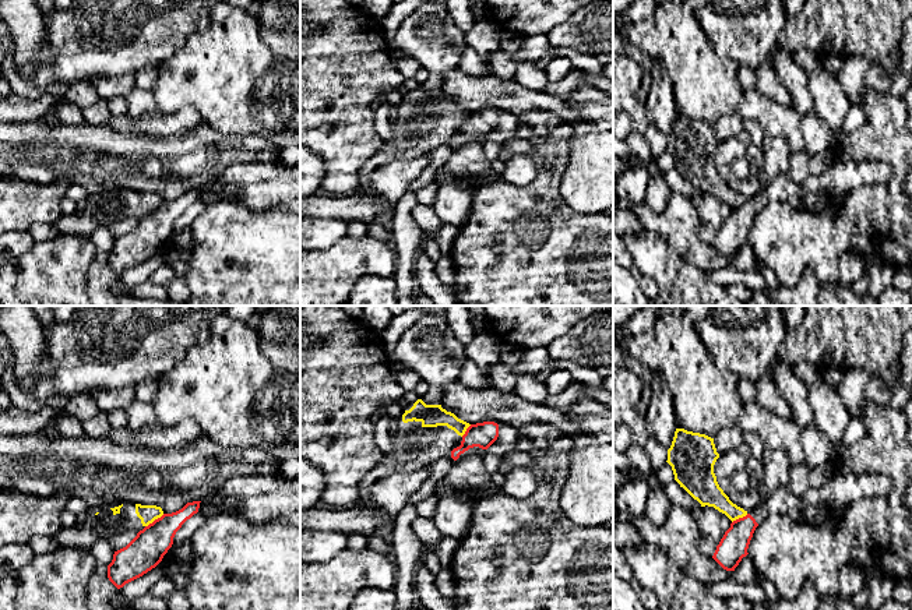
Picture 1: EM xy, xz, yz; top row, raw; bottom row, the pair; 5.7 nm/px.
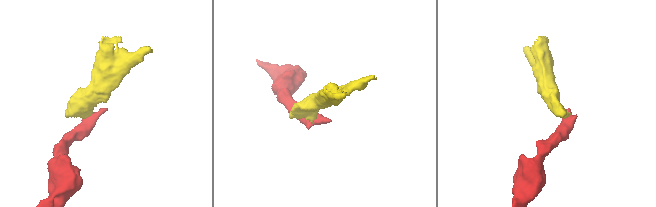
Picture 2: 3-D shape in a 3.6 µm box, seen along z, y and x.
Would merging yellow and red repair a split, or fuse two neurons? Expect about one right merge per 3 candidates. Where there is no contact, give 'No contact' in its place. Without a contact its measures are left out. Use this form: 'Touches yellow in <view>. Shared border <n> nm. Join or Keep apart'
Touches yellow in xy. Shared border 130 nm. Keep apart

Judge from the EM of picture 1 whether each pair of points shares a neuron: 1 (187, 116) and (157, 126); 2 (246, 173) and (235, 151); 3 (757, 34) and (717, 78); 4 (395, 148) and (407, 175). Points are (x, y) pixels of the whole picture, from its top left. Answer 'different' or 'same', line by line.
1: same
2: different
3: different
4: different

